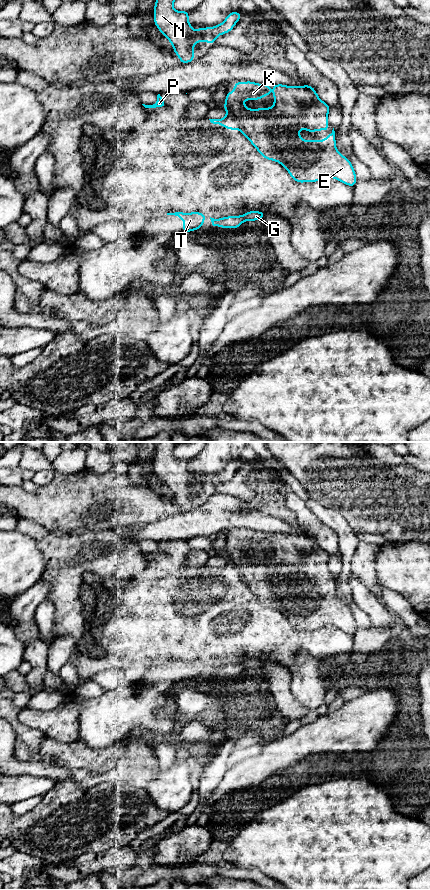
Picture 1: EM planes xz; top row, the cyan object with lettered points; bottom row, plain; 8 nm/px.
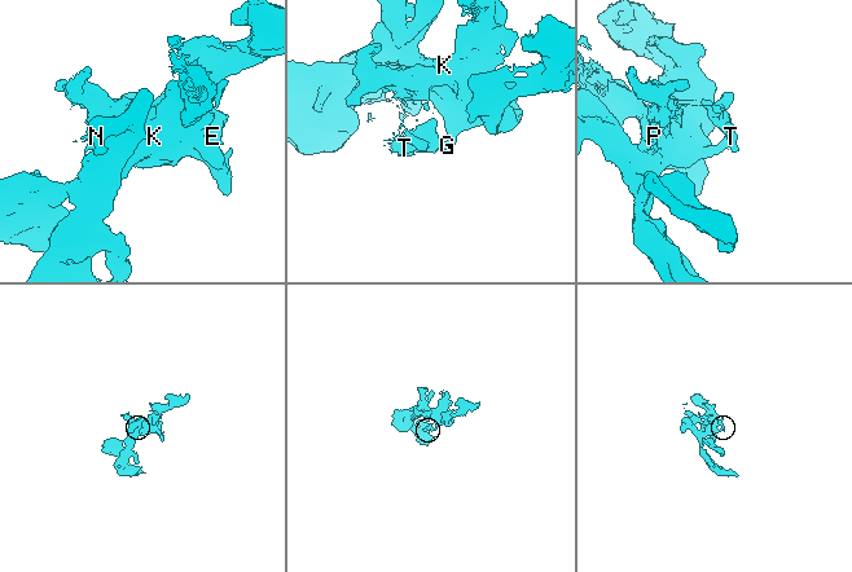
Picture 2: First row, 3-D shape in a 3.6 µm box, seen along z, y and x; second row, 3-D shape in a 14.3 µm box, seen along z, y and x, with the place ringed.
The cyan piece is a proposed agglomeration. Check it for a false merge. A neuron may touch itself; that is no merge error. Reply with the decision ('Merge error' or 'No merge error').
Merge error

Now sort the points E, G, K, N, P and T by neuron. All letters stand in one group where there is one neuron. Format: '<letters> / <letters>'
E G K N P / T

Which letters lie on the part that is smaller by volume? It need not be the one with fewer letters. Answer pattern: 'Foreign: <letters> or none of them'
Foreign: T

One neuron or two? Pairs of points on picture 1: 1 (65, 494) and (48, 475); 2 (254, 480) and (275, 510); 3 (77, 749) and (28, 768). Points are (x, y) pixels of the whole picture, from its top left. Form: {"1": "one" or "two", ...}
{"1": "two", "2": "one", "3": "two"}

